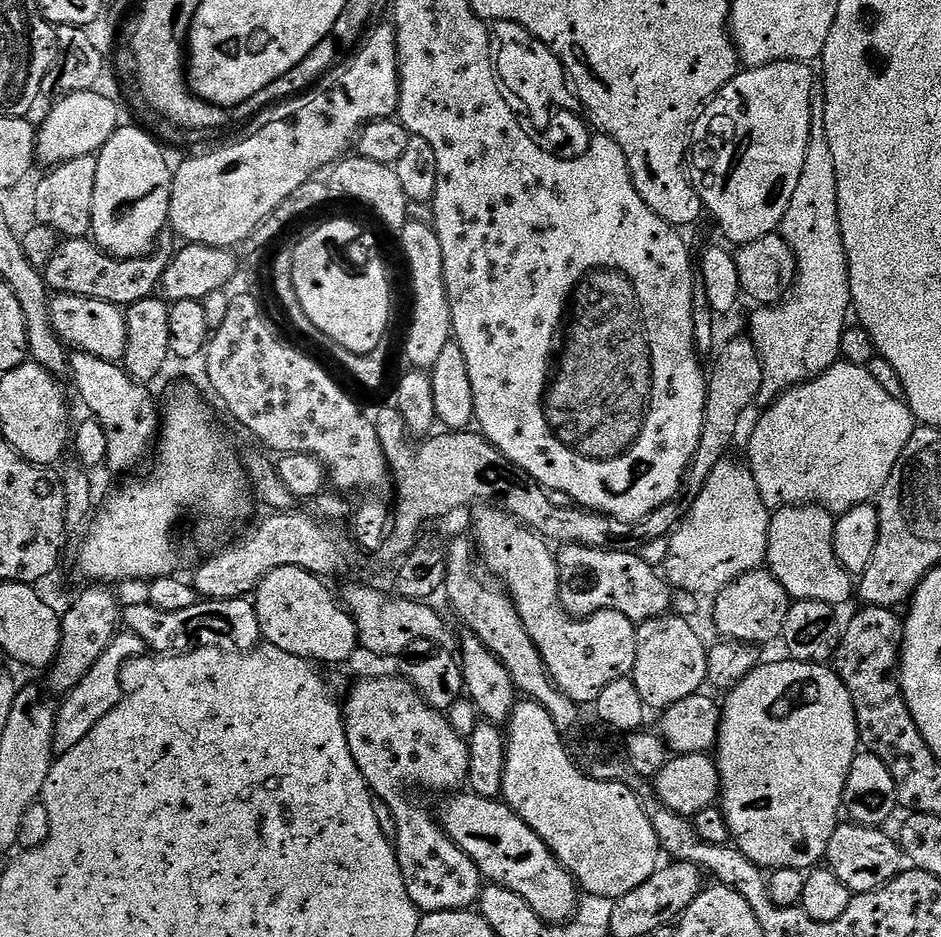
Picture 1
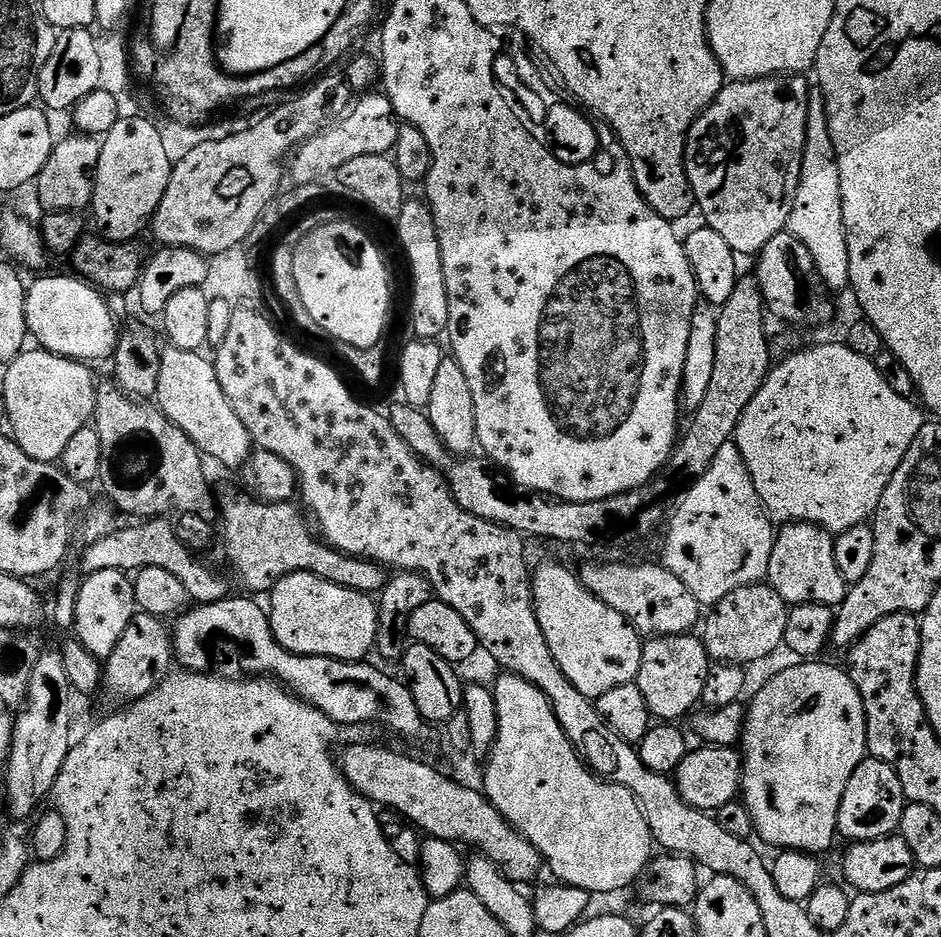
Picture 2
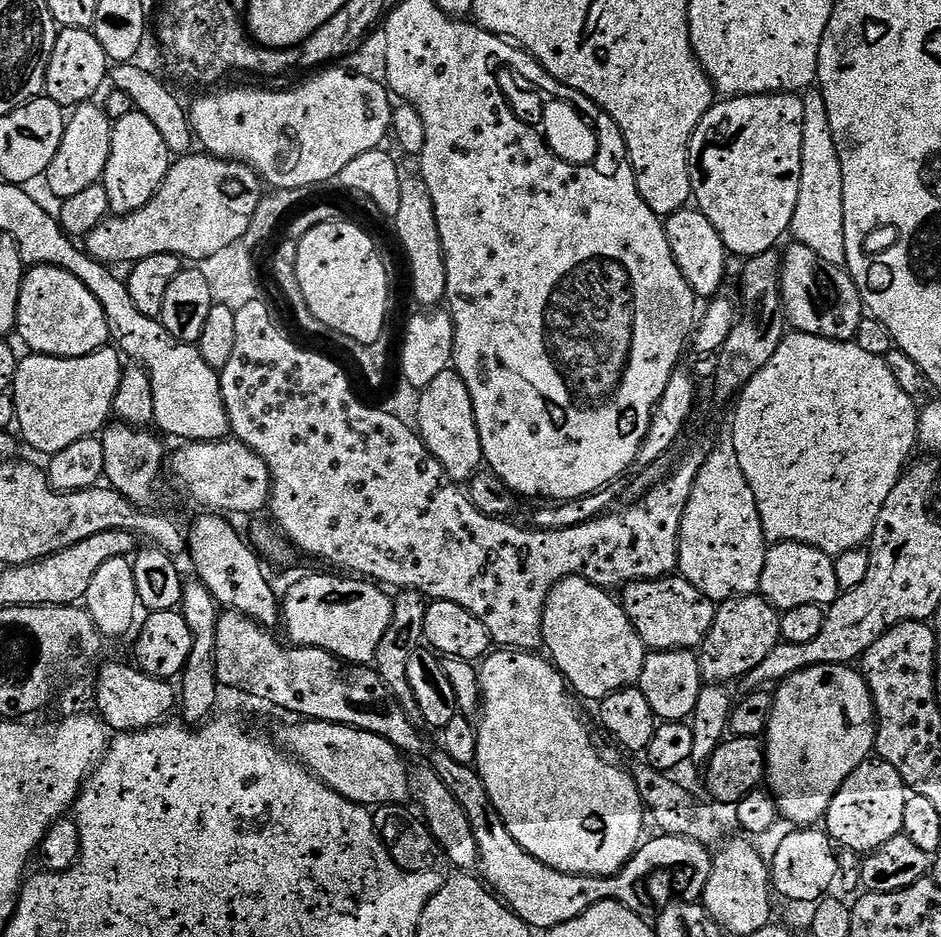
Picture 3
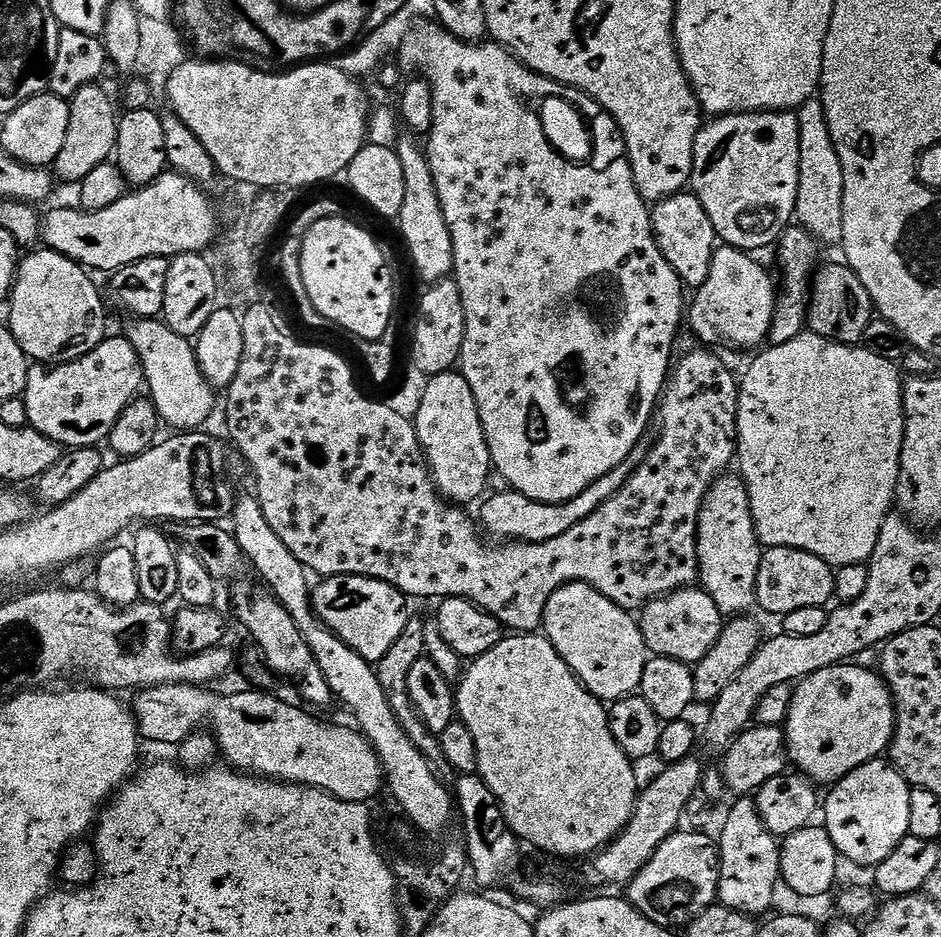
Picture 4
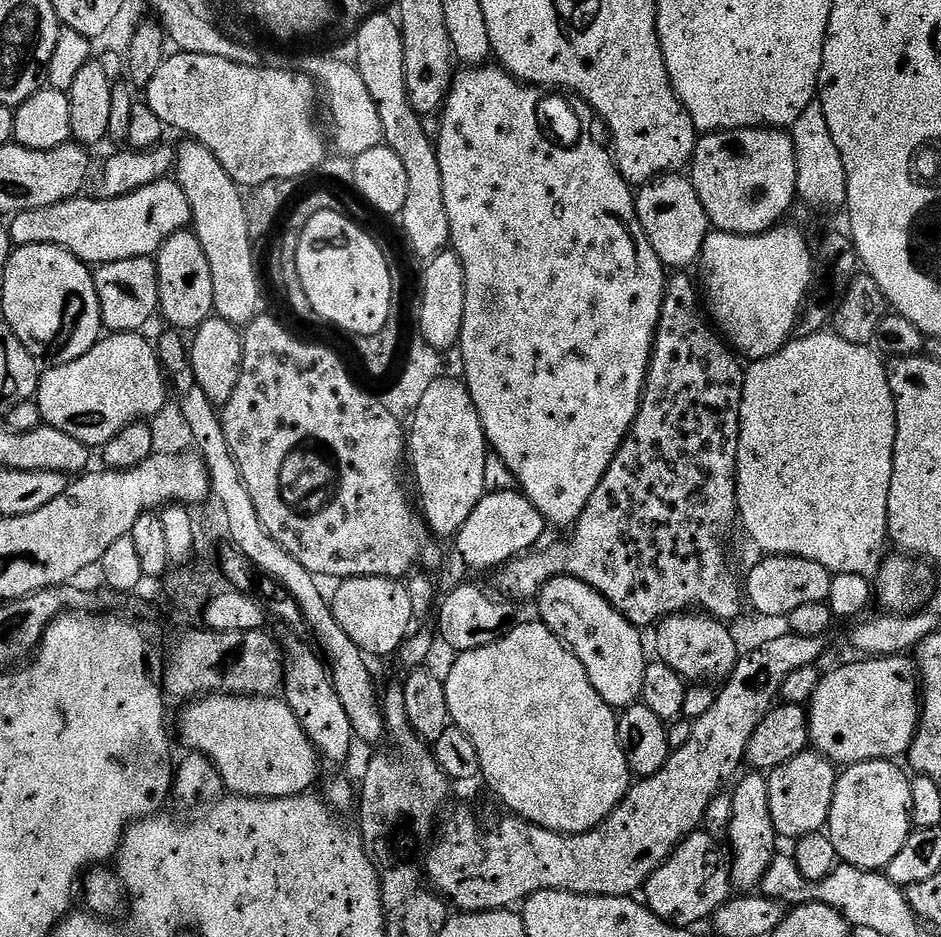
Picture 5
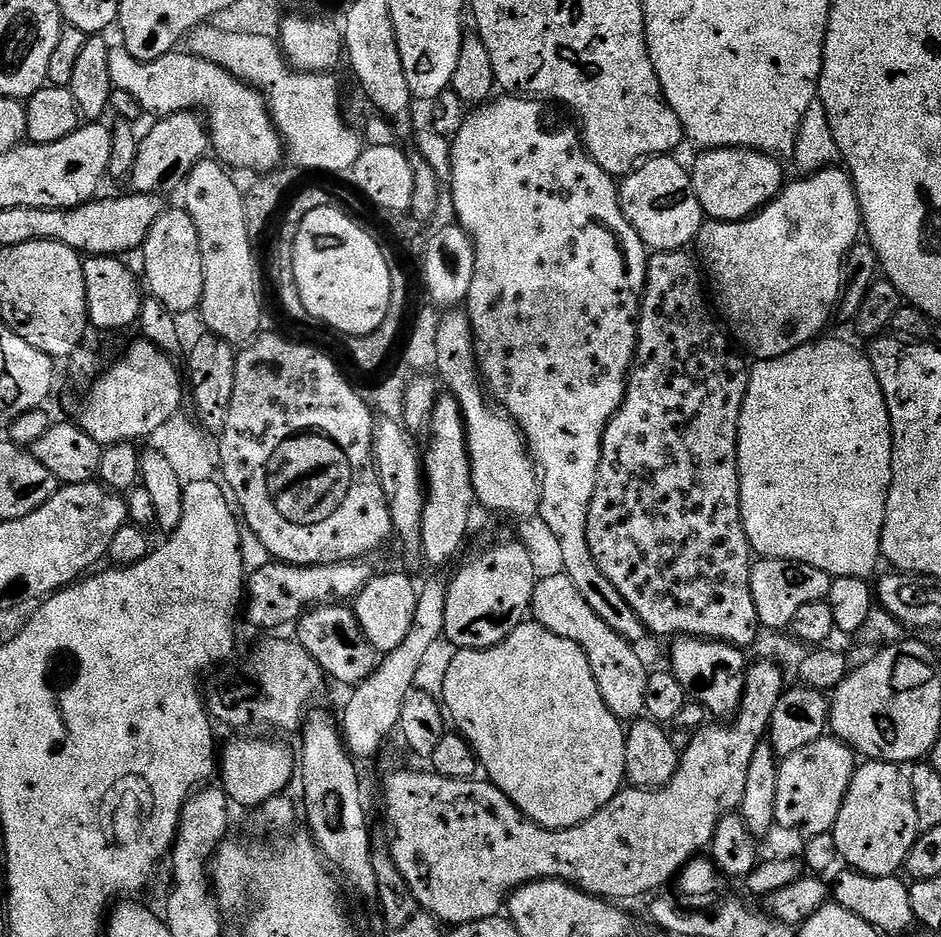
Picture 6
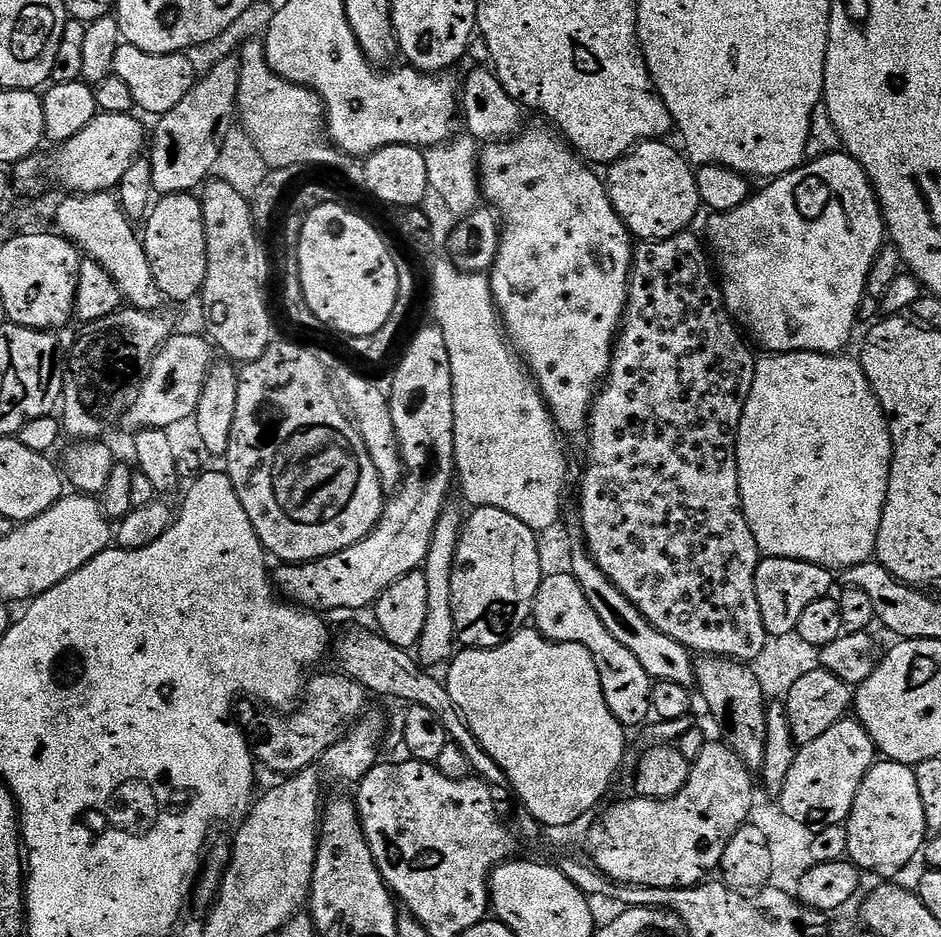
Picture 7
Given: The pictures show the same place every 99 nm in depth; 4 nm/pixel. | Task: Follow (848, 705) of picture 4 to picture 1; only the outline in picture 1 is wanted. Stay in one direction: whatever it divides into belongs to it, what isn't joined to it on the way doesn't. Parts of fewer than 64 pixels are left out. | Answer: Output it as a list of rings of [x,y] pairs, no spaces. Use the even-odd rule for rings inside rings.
[[[783,659],[776,660],[773,664],[761,662],[753,672],[742,678],[742,682],[727,689],[725,696],[728,697],[722,700],[720,733],[716,738],[714,749],[716,769],[720,775],[718,806],[724,811],[724,817],[732,831],[735,847],[739,848],[740,853],[746,858],[750,858],[750,862],[754,862],[759,868],[765,870],[777,868],[811,870],[824,860],[826,846],[830,846],[830,834],[834,834],[837,823],[841,819],[846,778],[850,774],[850,766],[860,748],[860,735],[855,718],[854,702],[851,701],[849,691],[846,690],[842,678],[835,670],[823,664],[807,664],[801,660]]]

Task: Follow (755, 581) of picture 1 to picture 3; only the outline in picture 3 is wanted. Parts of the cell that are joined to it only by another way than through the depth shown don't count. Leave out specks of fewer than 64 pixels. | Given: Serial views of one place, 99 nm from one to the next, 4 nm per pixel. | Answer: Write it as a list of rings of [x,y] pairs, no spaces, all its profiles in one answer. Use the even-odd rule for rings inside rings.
[[[763,596],[734,597],[721,603],[716,609],[714,626],[698,649],[700,678],[704,684],[731,685],[731,680],[747,677],[781,643],[781,613]]]

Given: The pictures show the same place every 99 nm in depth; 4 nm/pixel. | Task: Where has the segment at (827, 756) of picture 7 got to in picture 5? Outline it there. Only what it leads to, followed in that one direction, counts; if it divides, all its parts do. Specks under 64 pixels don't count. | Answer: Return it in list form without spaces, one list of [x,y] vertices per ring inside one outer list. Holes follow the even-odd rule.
[[[805,750],[790,758],[790,762],[767,773],[770,818],[776,827],[777,837],[784,839],[785,836],[789,842],[795,842],[802,836],[821,831],[827,825],[837,775],[837,765],[815,750]]]

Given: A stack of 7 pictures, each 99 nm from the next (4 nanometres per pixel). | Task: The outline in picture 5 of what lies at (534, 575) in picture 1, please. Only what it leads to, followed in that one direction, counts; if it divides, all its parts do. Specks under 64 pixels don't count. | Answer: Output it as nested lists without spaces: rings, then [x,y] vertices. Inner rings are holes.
[[[573,576],[554,577],[540,592],[539,604],[539,619],[576,655],[578,662],[586,666],[586,674],[590,674],[590,682],[594,682],[594,690],[602,694],[602,698],[611,708],[617,710],[631,708],[641,699],[642,682],[649,666],[649,661],[644,660],[644,640],[640,637],[643,636],[641,629],[630,623],[593,585]]]

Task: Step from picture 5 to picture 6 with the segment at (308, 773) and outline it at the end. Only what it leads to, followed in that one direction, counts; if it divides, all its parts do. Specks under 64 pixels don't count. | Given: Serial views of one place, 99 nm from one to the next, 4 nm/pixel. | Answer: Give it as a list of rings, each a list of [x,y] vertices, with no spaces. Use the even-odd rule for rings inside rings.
[[[240,734],[235,737],[237,740],[232,740],[228,745],[223,745],[222,751],[218,756],[218,772],[222,777],[224,775],[224,781],[222,781],[222,787],[224,793],[227,794],[229,801],[233,805],[236,804],[240,808],[249,808],[249,810],[255,810],[260,807],[261,804],[266,803],[268,799],[272,799],[275,796],[281,795],[285,791],[284,787],[288,783],[293,783],[294,777],[298,772],[298,760],[292,752],[284,744],[279,744],[279,739],[276,738],[261,738],[256,734]]]

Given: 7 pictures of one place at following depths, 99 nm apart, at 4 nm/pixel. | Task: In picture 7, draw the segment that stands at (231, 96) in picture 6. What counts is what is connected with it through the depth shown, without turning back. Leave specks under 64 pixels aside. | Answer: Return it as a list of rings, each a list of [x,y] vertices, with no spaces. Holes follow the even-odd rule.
[[[121,43],[118,54],[114,54],[113,73],[126,84],[133,94],[133,102],[137,109],[149,112],[152,118],[165,116],[186,94],[198,79],[198,72],[192,69],[187,55],[178,52],[167,54],[150,54],[138,50],[138,46]]]

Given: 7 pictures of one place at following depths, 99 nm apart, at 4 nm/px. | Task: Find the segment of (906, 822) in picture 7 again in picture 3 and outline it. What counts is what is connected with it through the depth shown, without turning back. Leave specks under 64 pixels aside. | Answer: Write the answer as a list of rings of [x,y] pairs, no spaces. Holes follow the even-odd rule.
[[[869,758],[846,778],[846,782],[842,782],[838,794],[834,794],[826,817],[826,831],[841,849],[849,848],[859,854],[878,850],[890,842],[890,838],[903,833],[902,817],[909,795],[902,774],[898,774],[894,766],[879,758]]]

